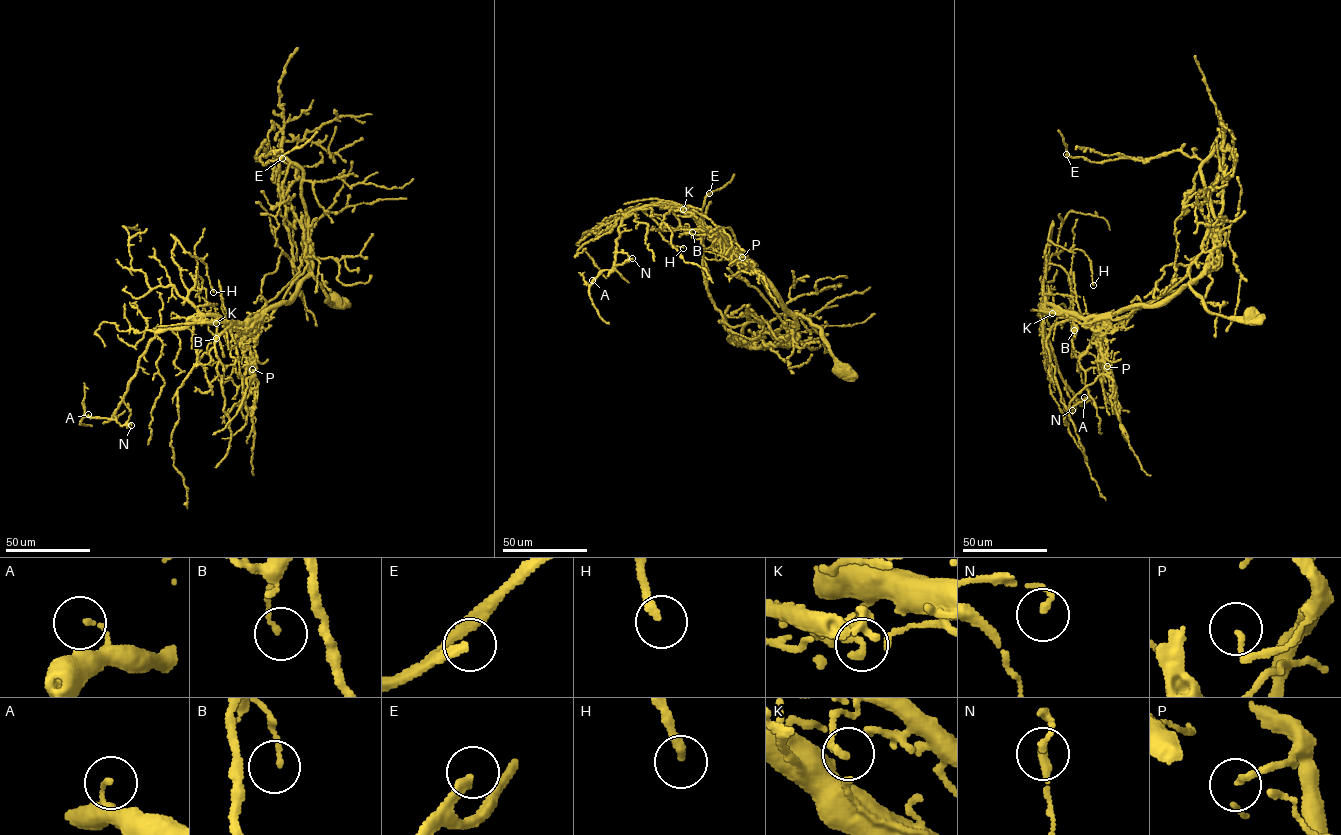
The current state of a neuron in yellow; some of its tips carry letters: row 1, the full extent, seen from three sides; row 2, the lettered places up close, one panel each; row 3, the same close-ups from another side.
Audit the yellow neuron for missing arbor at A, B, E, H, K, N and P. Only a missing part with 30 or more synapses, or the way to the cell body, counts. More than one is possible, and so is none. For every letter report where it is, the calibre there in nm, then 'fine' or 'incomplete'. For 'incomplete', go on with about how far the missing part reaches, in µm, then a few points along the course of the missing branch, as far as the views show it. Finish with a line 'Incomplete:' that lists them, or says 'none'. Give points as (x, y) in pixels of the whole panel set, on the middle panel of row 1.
A: at (592, 280); 100 nm thick; fine
B: at (692, 232); 120 nm thick; fine
E: at (709, 193); 280 nm thick; incomplete; about 25 µm are missing; missing branch runs (709, 193), (715, 182), (730, 170)
H: at (683, 248); 240 nm thick; incomplete; about 25 µm are missing; missing branch runs (683, 248), (697, 246)
K: at (683, 209); 220 nm thick; fine
N: at (632, 258); 140 nm thick; fine
P: at (742, 257); 160 nm thick; fine
Incomplete: E, H

